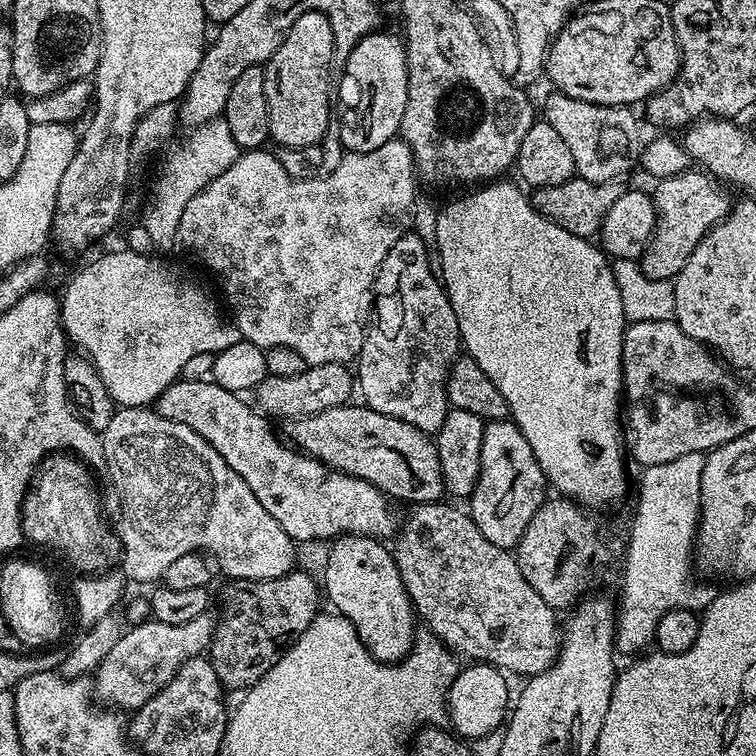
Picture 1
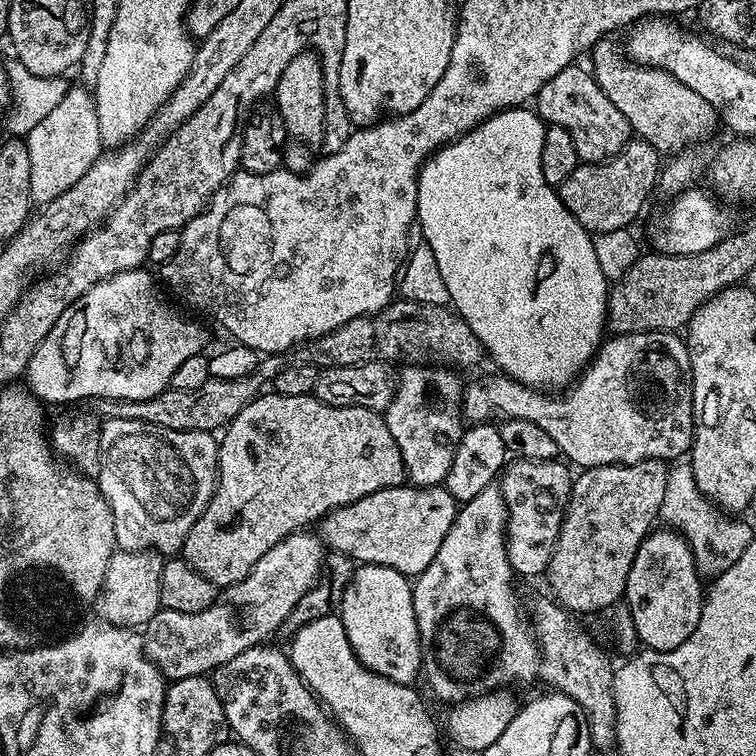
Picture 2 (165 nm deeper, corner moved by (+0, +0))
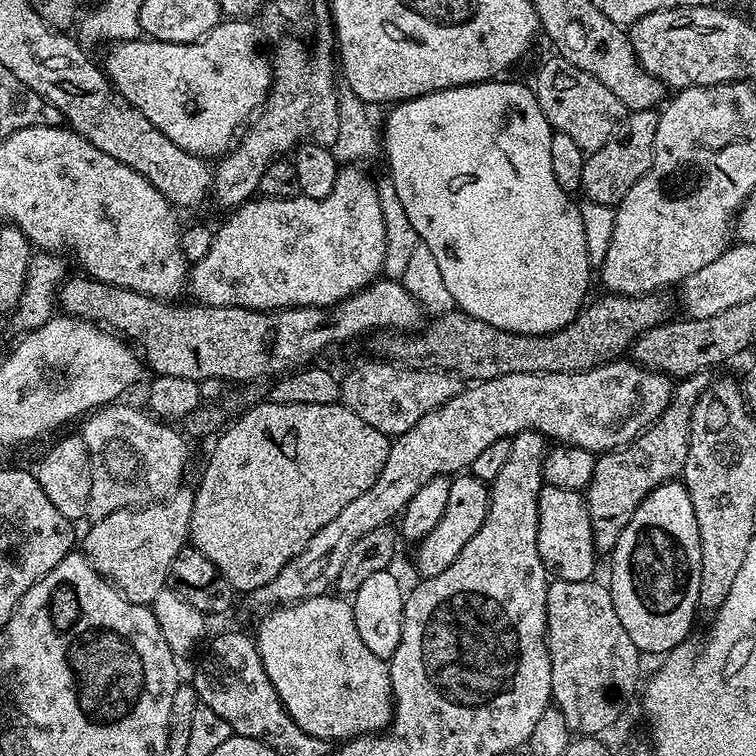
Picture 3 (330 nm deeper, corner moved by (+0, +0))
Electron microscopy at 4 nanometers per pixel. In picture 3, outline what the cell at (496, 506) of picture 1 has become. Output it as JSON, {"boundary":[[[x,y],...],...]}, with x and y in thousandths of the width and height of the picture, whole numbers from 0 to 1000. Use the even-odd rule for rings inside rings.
{"boundary":[[[720,640],[712,653],[712,733],[734,766],[770,770],[784,766],[791,731],[776,660],[767,651]]]}

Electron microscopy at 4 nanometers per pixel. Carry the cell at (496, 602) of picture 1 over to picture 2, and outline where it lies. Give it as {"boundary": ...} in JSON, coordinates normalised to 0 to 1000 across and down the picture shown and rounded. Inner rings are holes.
{"boundary":[[[734,792],[714,794],[701,804],[701,829],[709,839],[709,849],[714,854],[714,888],[713,898],[721,899],[726,909],[745,917],[746,921],[757,922],[776,944],[776,960],[780,966],[784,991],[787,993],[810,995],[815,984],[815,935],[811,923],[812,878],[799,869],[792,854],[775,841],[761,825],[758,816]]]}

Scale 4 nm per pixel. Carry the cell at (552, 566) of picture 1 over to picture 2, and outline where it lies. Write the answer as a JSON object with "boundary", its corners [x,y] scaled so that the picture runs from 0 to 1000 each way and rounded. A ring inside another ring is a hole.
{"boundary":[[[851,608],[843,614],[774,619],[766,626],[767,630],[758,634],[751,672],[746,677],[746,689],[722,758],[722,769],[730,776],[729,787],[753,811],[794,810],[798,804],[808,806],[821,798],[839,733],[844,733],[844,722],[864,702],[866,693],[862,692],[869,692],[876,653],[881,651],[884,620],[880,610]]]}

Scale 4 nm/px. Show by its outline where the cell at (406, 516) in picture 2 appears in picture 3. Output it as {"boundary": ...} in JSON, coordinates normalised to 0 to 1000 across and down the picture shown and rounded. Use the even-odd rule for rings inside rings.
{"boundary":[[[623,627],[599,628],[597,638],[590,680],[585,680],[579,696],[574,696],[574,701],[569,701],[569,706],[563,706],[563,712],[558,712],[549,721],[550,751],[561,765],[585,759],[585,754],[590,754],[590,749],[595,749],[595,743],[601,743],[601,738],[611,733],[611,722],[616,722],[616,717],[622,717],[622,712],[627,712],[632,701],[638,701],[638,690],[643,690],[647,642]]]}

